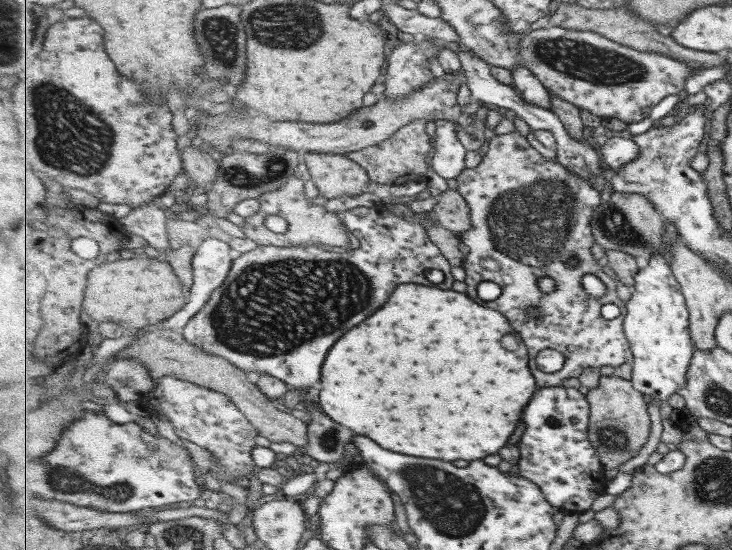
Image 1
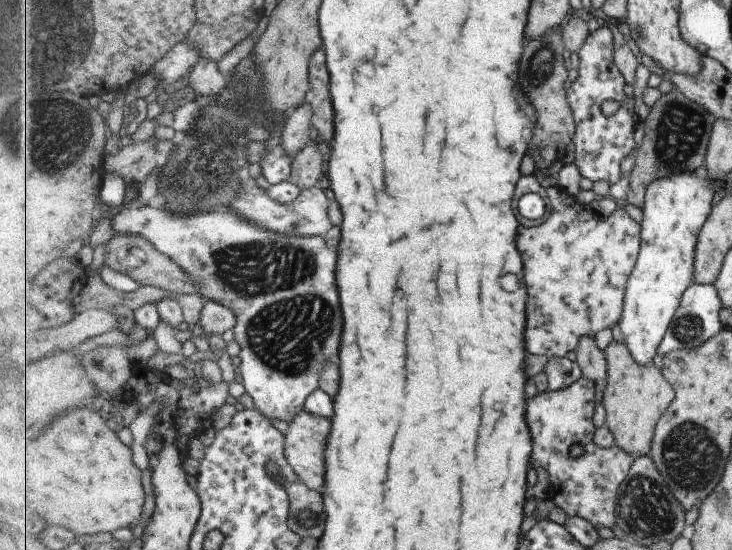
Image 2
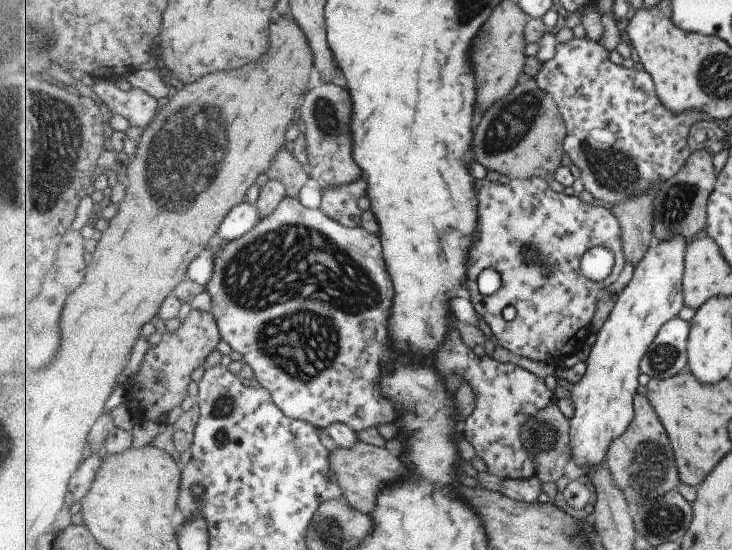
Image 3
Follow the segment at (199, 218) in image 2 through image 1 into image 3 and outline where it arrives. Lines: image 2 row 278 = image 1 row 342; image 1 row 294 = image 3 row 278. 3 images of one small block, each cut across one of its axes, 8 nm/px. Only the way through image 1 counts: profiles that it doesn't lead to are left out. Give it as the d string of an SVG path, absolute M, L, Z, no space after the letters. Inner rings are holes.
M286 196L273 214L260 219L255 228L252 228L241 238L229 241L226 245L219 245L214 252L216 253L214 275L206 286L206 292L211 298L211 312L218 321L222 340L242 356L241 361L252 369L258 384L271 391L274 401L282 407L288 416L311 423L324 430L339 421L347 423L357 433L371 428L371 426L391 424L397 418L395 406L391 406L391 402L383 396L383 392L379 388L379 376L383 374L383 370L387 366L387 358L391 360L395 354L391 350L391 336L387 330L387 320L391 316L391 306L393 306L393 282L391 282L391 276L385 268L381 240L375 234L369 234L365 228L343 226L335 219L329 218L321 209L303 206L297 197Z

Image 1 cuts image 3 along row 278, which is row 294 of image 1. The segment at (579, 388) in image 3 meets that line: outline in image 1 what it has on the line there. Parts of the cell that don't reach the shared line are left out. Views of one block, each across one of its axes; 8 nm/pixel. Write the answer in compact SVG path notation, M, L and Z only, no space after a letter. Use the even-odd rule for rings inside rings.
M655 254L649 266L639 269L632 296L626 302L628 313L624 320L625 332L634 351L631 374L634 387L658 398L664 410L667 400L686 387L696 351L690 334L690 310L686 305L686 295L667 259L663 254Z

